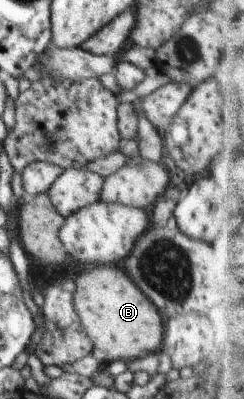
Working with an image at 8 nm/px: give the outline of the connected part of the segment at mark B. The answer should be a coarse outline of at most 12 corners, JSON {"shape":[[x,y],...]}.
{"shape":[[122,269],[75,282],[75,310],[106,364],[159,353],[164,321]]}

